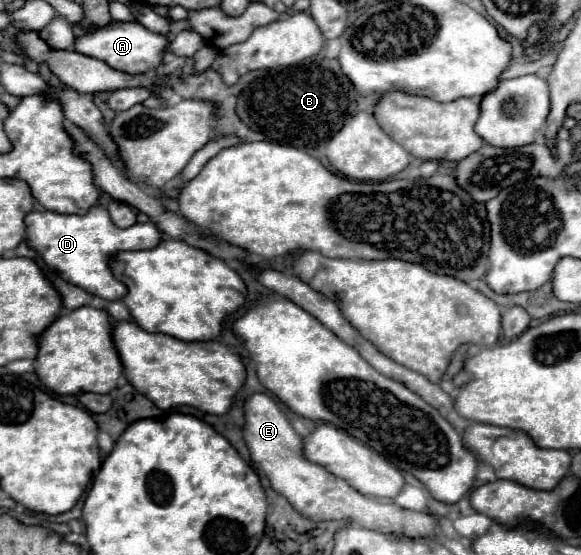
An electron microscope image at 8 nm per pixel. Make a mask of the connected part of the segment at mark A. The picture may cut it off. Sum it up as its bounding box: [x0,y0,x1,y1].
[74,21,168,75]

